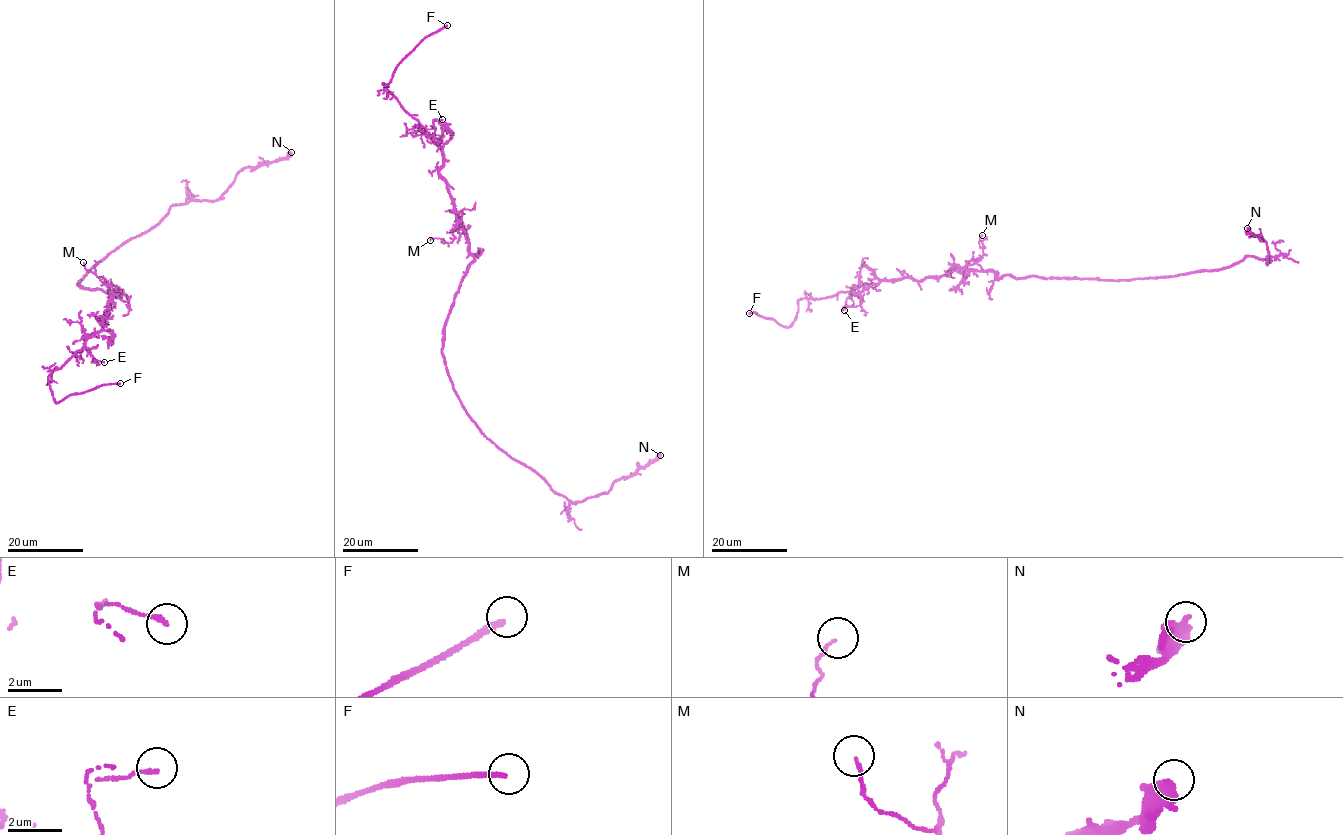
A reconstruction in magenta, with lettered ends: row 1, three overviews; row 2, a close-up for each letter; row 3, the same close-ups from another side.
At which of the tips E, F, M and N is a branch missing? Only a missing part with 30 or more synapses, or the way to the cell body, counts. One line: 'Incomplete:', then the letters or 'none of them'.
Incomplete: F

